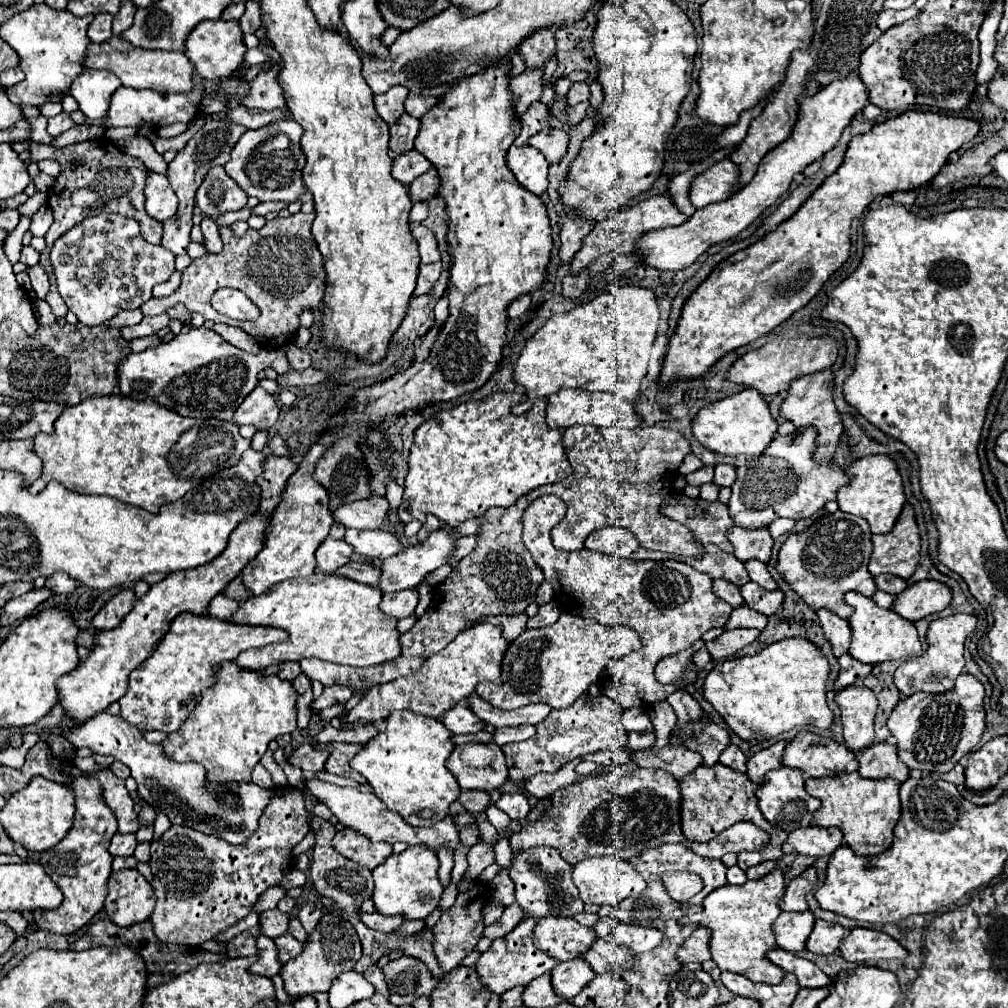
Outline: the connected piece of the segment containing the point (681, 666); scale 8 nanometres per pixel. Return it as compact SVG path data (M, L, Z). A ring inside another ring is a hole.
M696 641L690 649L680 651L676 655L670 655L670 657L662 659L655 668L656 679L663 684L677 682L686 666L691 662L694 651L700 649L700 647L704 647L704 641Z

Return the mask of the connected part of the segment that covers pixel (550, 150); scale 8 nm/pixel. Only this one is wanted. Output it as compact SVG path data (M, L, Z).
M550 127L550 129L544 129L544 131L536 133L534 137L530 137L528 145L536 147L550 163L554 163L554 161L560 161L566 153L568 133L564 129Z

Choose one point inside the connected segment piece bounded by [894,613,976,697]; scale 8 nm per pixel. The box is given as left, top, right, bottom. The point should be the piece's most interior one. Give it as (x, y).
(935, 671)

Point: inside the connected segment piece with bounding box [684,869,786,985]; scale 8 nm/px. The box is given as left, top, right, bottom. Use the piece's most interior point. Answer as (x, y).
(739, 917)

